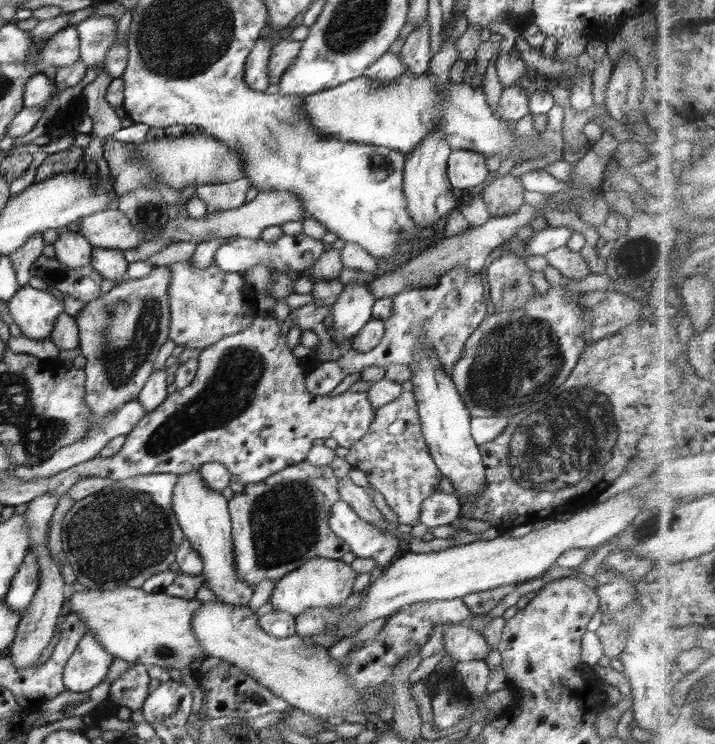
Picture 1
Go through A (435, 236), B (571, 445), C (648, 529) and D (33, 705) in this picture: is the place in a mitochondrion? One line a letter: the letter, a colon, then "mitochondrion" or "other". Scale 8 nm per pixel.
A: other
B: mitochondrion
C: mitochondrion
D: other

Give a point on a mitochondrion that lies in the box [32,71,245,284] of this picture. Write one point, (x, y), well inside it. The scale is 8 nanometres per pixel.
(148, 216)

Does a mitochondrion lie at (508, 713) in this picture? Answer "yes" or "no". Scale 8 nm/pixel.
no

